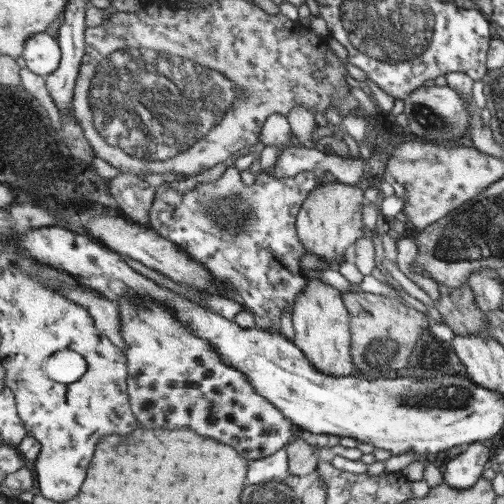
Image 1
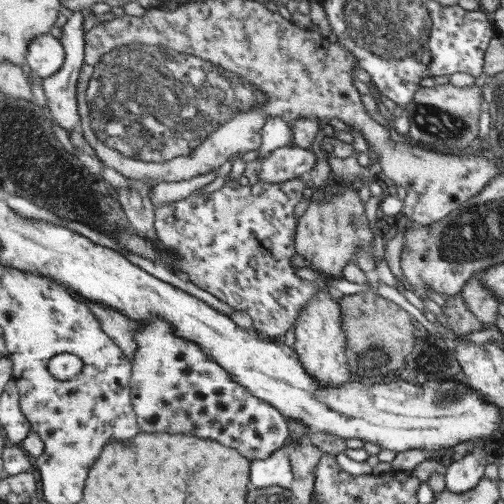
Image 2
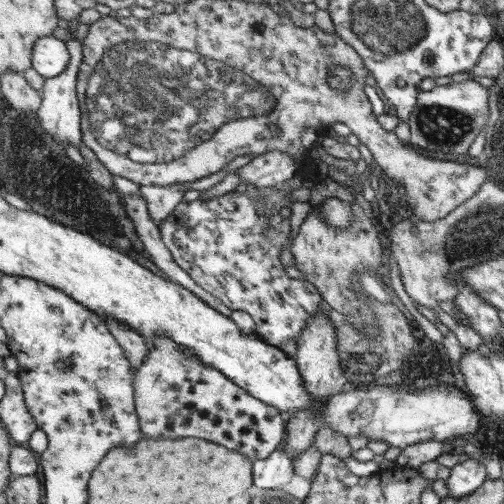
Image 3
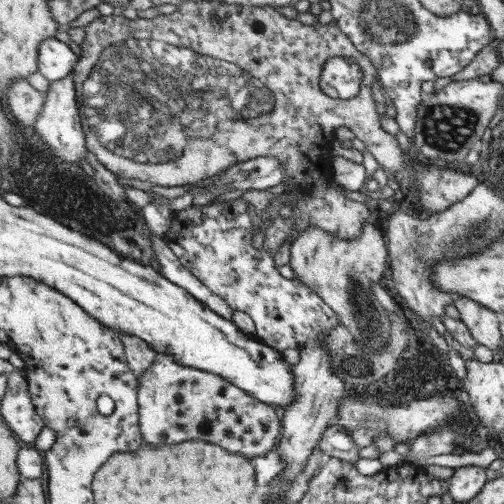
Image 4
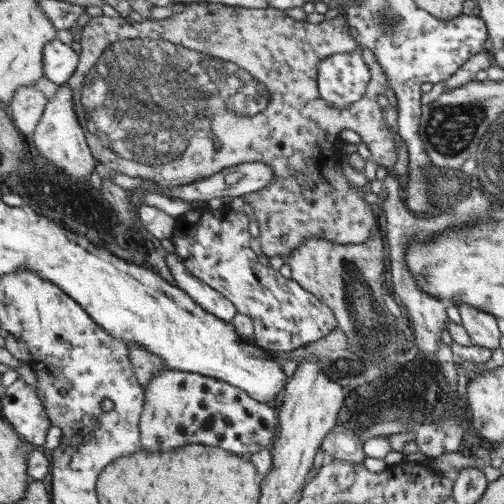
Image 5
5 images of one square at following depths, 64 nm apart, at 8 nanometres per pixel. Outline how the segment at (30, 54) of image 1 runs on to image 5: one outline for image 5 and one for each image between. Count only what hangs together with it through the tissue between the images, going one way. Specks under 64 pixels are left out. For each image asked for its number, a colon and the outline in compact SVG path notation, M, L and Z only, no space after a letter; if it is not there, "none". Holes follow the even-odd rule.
2: M45 34L37 40L31 42L29 50L29 68L33 70L35 76L47 80L53 74L59 74L63 64L67 60L67 52L61 40L57 40L51 34Z
3: M55 36L41 38L35 46L33 54L33 68L45 78L57 78L67 72L67 66L71 62L71 52L65 40L59 40Z
4: M49 38L41 46L41 74L49 82L61 82L69 78L75 72L75 66L79 62L79 50L73 44L65 44L57 38Z
5: M61 40L45 46L45 78L53 84L67 84L67 80L77 72L77 64L81 64L81 54L75 46L67 46Z

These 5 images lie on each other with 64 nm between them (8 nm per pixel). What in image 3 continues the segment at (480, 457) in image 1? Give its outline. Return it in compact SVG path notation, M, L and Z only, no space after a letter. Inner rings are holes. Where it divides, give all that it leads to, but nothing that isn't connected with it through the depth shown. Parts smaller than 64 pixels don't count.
M469 458L461 464L455 464L449 472L449 478L445 480L449 496L453 498L465 498L471 496L473 492L477 492L481 488L485 478L485 470L483 470L483 460L479 458Z

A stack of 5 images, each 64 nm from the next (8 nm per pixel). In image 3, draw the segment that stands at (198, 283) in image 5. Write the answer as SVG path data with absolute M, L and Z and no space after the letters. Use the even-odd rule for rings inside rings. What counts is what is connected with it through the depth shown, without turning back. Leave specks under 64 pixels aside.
M141 192L141 196L125 196L125 202L127 202L127 212L137 226L137 234L139 234L141 242L145 244L145 250L151 254L151 260L155 262L155 266L161 272L165 272L171 282L189 288L199 298L203 298L207 304L211 304L213 308L217 308L219 312L223 312L225 316L231 318L233 310L221 298L213 296L201 284L197 284L197 280L185 268L181 268L177 264L173 252L165 246L165 242L161 238L161 228L159 228L159 224L155 222L155 218L149 210L149 200L145 198L145 194Z

